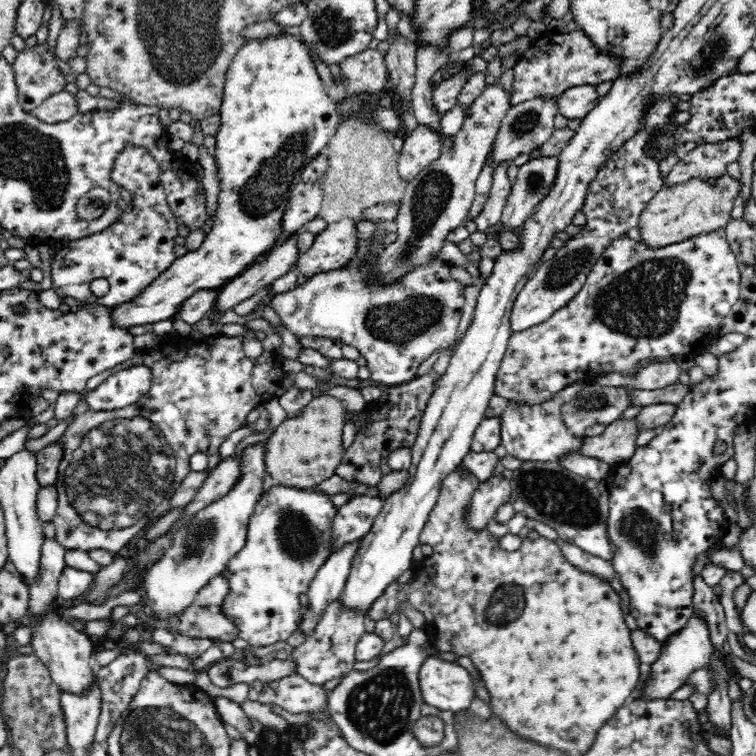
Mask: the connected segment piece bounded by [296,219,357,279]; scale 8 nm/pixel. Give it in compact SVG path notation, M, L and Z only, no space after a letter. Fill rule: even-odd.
M343 219L330 223L325 230L315 236L312 246L297 258L296 272L307 279L314 274L335 270L335 267L352 257L356 221Z

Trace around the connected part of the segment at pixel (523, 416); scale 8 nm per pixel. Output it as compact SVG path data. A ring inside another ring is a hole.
M582 384L567 386L560 393L556 394L550 401L537 405L518 404L516 401L509 401L502 414L500 414L500 438L501 445L507 450L507 454L520 460L540 460L542 462L556 462L564 454L577 454L582 446L583 437L572 437L572 432L568 431L562 417L560 406L564 402L570 402L582 390Z

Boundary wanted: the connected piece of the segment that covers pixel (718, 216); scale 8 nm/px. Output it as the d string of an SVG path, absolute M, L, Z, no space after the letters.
M728 172L716 180L694 178L682 185L662 188L640 214L638 229L647 248L662 249L682 242L694 235L714 232L731 222L734 202L741 194L741 180L734 180Z

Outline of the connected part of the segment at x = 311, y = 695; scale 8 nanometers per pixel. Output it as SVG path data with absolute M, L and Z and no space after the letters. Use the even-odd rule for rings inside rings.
M301 676L266 683L258 700L261 706L275 704L292 714L324 712L328 701L329 696L322 685L311 684Z

